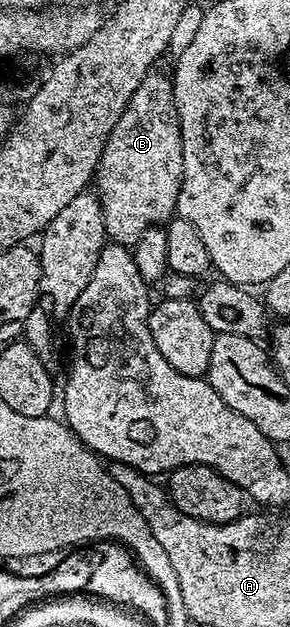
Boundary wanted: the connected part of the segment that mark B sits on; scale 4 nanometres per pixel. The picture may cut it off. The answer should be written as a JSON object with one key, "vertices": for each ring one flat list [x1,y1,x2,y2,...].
{"vertices":[[159,73,147,74,141,88,133,92,131,103,117,120,111,135,107,137,99,168,93,179,99,203,103,205,103,223,107,226,108,239,128,248,134,247,136,240,146,230,162,227,176,217,175,205,183,187,183,141,175,103,175,87,168,75,166,78]]}

